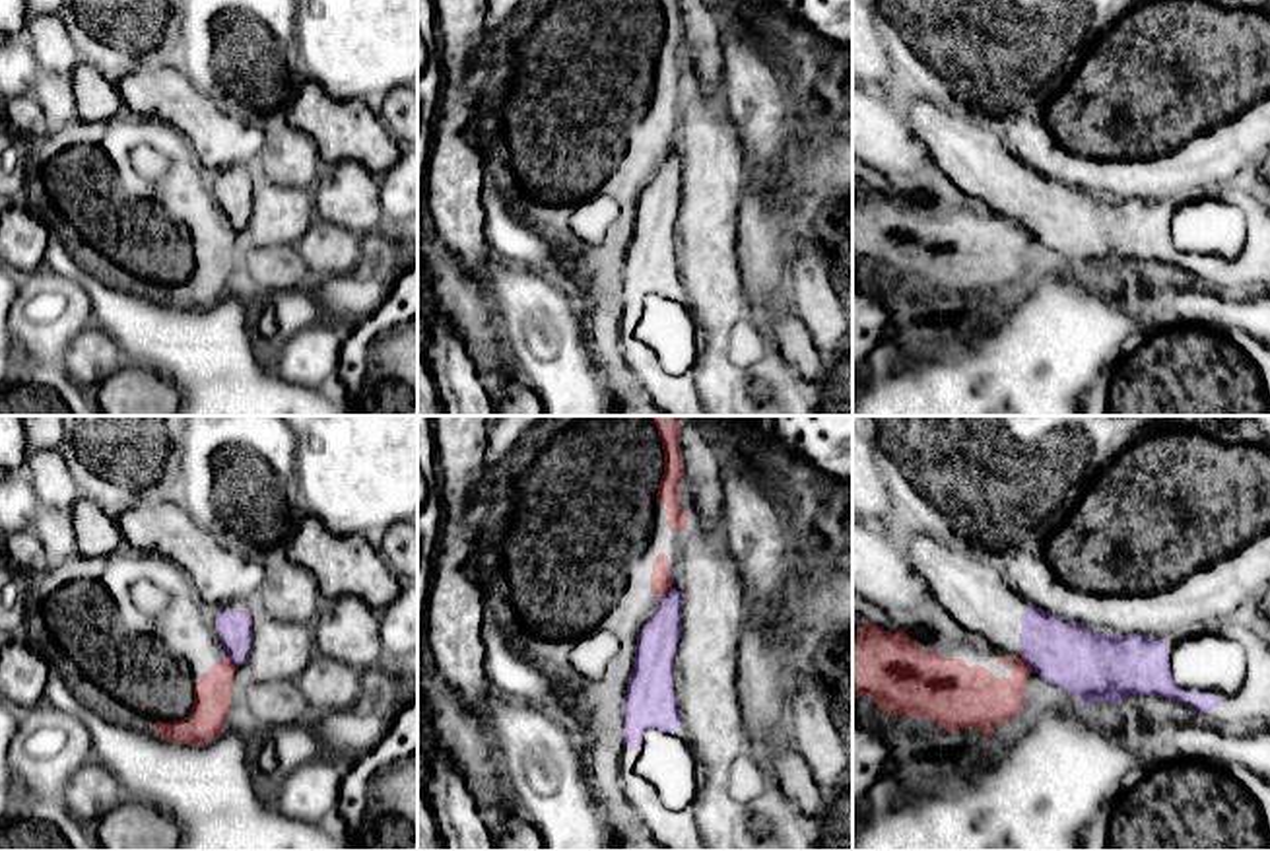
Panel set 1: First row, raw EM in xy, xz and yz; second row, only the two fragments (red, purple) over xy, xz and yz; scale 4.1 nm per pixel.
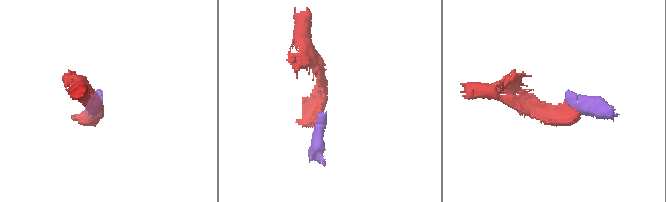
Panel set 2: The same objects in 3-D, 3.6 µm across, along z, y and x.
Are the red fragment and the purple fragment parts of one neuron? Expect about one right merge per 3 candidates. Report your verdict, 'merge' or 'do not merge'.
do not merge

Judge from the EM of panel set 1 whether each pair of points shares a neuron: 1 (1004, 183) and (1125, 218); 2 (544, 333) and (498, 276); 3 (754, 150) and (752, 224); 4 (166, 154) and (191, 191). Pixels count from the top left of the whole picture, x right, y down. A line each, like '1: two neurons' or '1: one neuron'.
1: one neuron
2: one neuron
3: two neurons
4: one neuron

